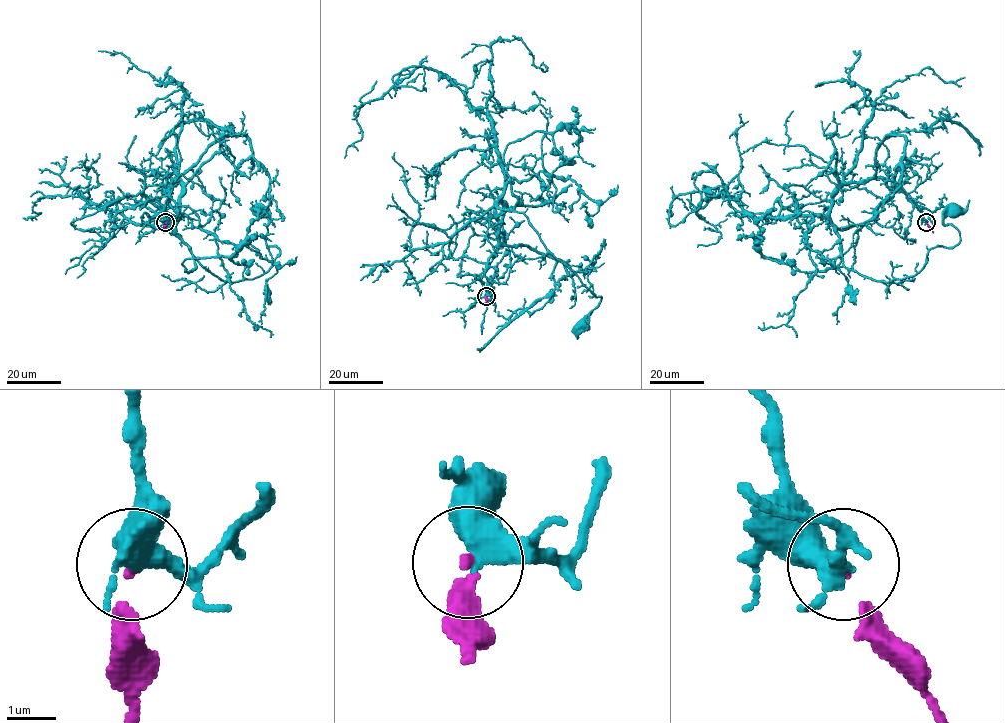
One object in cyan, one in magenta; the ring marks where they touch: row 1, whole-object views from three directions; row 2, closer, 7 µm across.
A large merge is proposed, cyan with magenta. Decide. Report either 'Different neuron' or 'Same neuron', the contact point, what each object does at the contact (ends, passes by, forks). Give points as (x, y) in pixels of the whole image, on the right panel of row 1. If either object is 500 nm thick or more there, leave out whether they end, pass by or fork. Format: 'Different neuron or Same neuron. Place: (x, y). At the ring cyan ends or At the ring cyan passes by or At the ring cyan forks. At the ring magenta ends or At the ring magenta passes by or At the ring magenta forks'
Different neuron. Place: (926, 222). At the ring cyan passes by. At the ring magenta ends

